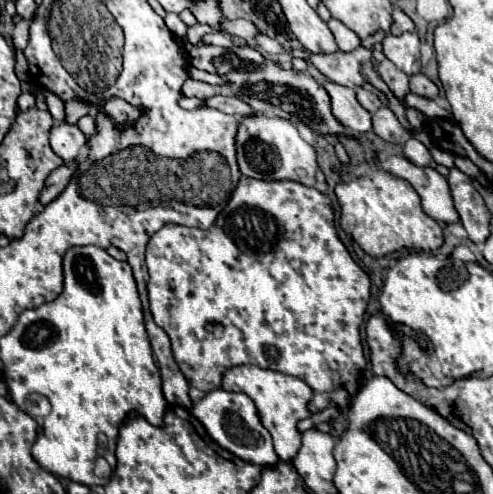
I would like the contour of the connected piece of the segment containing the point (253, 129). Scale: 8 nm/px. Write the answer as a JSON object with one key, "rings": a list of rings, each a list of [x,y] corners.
{"rings":[[[266,115],[244,117],[238,125],[236,147],[238,147],[238,165],[242,175],[246,177],[264,179],[264,181],[290,179],[308,187],[316,183],[314,177],[318,169],[316,151],[298,135],[296,127],[286,119],[266,117]]]}

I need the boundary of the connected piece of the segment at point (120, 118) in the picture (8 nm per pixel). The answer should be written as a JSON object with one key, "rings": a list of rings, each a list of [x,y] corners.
{"rings":[[[112,99],[112,101],[108,101],[106,105],[104,105],[104,111],[116,121],[116,125],[120,127],[120,129],[126,129],[130,123],[134,123],[136,119],[138,119],[138,115],[140,115],[140,111],[136,109],[136,107],[132,107],[132,105],[128,105],[126,101],[122,101],[122,99]]]}

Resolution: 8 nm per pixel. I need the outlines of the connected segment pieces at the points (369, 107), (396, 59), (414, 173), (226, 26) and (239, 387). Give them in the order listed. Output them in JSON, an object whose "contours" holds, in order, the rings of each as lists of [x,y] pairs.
{"contours":[[[[358,87],[358,89],[356,89],[356,97],[358,97],[360,105],[362,105],[366,111],[370,111],[370,113],[374,113],[376,109],[380,109],[380,107],[382,107],[380,99],[378,99],[374,93],[370,93],[370,91],[362,89],[362,87]]],[[[402,33],[402,35],[386,35],[384,41],[384,55],[406,75],[420,73],[420,41],[416,33]]],[[[400,155],[388,157],[384,161],[376,161],[376,165],[400,179],[406,179],[420,195],[422,209],[426,211],[426,215],[430,215],[432,219],[440,223],[460,221],[458,211],[454,209],[454,203],[452,203],[448,181],[436,169],[416,167],[414,163],[410,163],[408,159]]],[[[226,19],[226,21],[222,21],[222,23],[220,23],[220,27],[222,27],[222,31],[234,33],[234,35],[238,35],[238,37],[246,39],[250,45],[256,45],[256,41],[254,41],[256,27],[254,27],[252,23],[244,21],[244,19],[236,19],[236,21],[228,21],[228,19]]],[[[242,365],[242,367],[228,369],[222,381],[222,387],[226,391],[246,393],[254,401],[262,425],[272,433],[272,443],[276,453],[284,459],[294,459],[294,455],[300,449],[300,431],[296,429],[296,423],[310,417],[308,401],[312,397],[312,389],[298,377],[282,375],[270,369],[260,369],[256,365]]]]}

